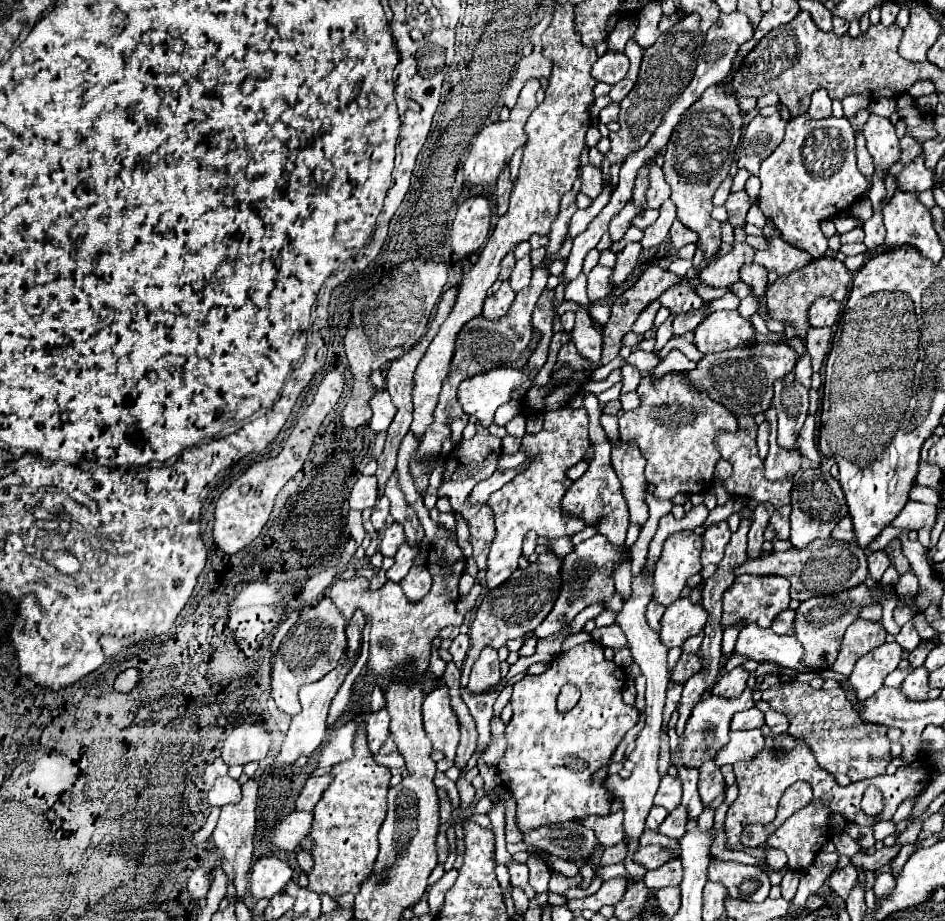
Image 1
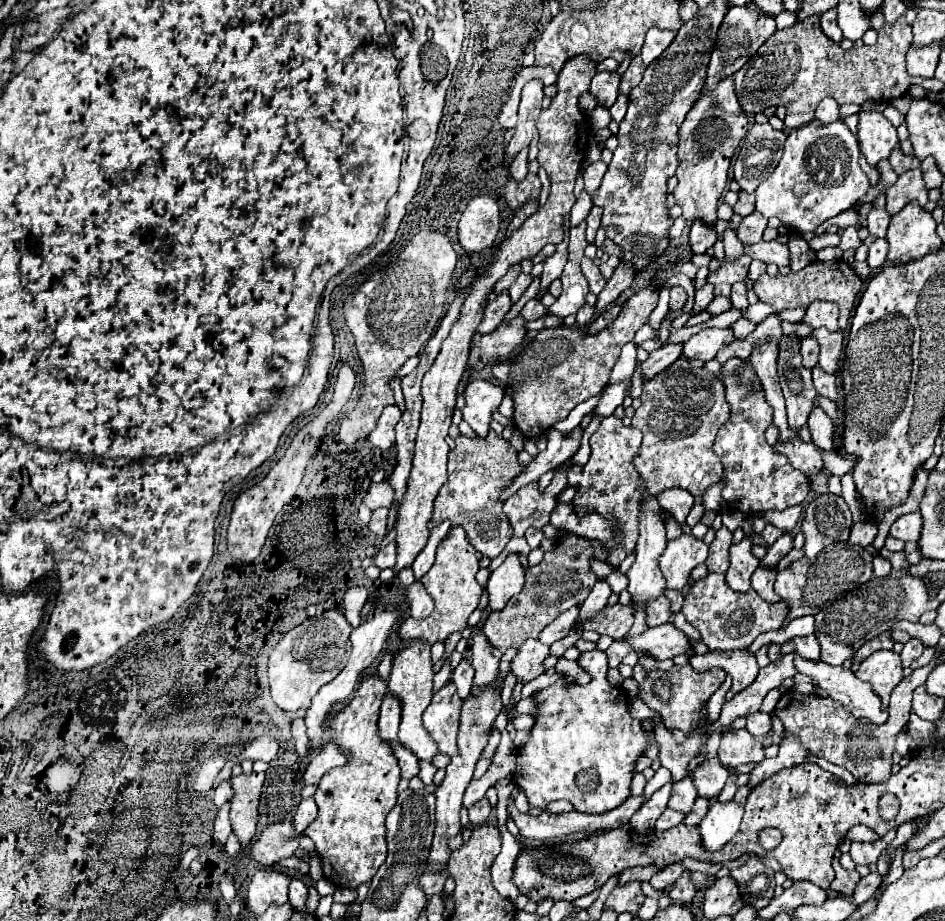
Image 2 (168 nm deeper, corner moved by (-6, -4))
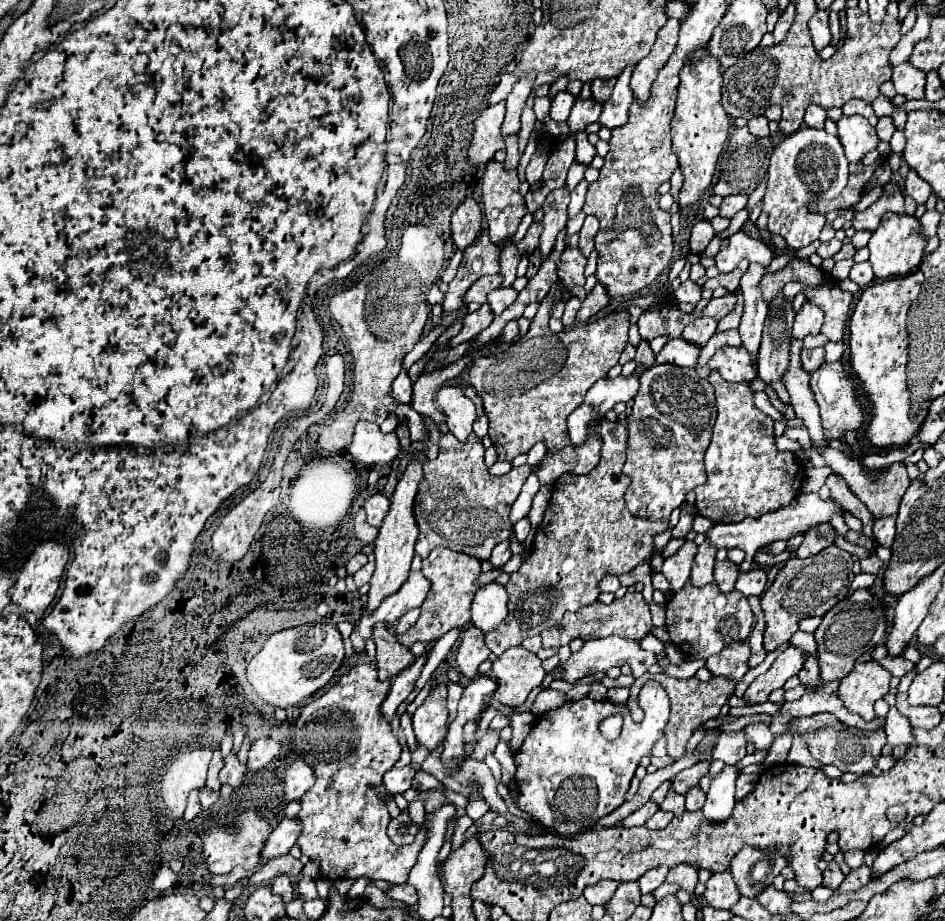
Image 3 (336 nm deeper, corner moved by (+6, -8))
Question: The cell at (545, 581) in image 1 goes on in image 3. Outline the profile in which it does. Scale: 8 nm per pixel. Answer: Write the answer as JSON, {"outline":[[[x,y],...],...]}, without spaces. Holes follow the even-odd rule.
{"outline":[[[598,421],[596,427],[602,439],[600,463],[586,475],[564,473],[554,483],[550,505],[540,523],[530,557],[510,575],[508,617],[504,625],[484,635],[486,647],[494,655],[502,655],[508,647],[520,645],[532,635],[560,623],[566,611],[578,611],[598,599],[598,581],[612,573],[630,573],[640,563],[648,561],[654,549],[654,535],[666,531],[668,519],[648,519],[632,515],[624,501],[630,477],[622,471],[628,451],[628,431],[622,423]]]}

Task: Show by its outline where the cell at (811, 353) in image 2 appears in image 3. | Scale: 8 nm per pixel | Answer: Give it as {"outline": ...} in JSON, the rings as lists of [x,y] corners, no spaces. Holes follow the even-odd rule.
{"outline":[[[822,347],[802,349],[800,361],[802,361],[802,369],[804,369],[806,373],[812,373],[812,371],[816,371],[816,369],[824,363],[824,349],[822,349]]]}

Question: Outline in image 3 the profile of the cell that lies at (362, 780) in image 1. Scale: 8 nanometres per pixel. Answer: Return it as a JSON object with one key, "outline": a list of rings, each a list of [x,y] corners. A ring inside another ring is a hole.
{"outline":[[[358,665],[344,673],[338,683],[334,683],[322,697],[312,699],[304,705],[300,717],[294,725],[294,743],[300,757],[314,769],[316,783],[300,799],[302,809],[298,813],[302,821],[302,835],[298,837],[298,847],[302,855],[312,861],[320,861],[322,879],[384,879],[392,883],[404,883],[408,871],[416,863],[416,855],[424,845],[424,829],[421,829],[410,845],[396,846],[386,835],[388,809],[380,797],[382,775],[400,759],[402,747],[392,735],[390,723],[380,715],[380,703],[388,693],[390,681],[378,681],[376,669],[372,665]]]}

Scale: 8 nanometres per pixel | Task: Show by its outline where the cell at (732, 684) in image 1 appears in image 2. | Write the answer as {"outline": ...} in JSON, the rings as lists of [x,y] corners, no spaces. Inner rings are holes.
{"outline":[[[710,651],[704,655],[695,654],[688,661],[696,672],[711,668],[724,669],[732,677],[732,693],[744,691],[758,675],[758,663],[750,651]]]}

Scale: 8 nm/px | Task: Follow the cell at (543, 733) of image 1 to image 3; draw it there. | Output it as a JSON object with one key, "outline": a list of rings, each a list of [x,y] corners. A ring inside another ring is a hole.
{"outline":[[[648,681],[640,690],[638,703],[644,710],[642,723],[634,723],[628,709],[622,705],[612,705],[608,699],[594,701],[590,697],[584,697],[580,701],[566,701],[562,707],[548,711],[536,719],[536,725],[528,733],[524,745],[516,753],[516,785],[520,789],[518,807],[526,813],[530,813],[542,827],[560,833],[564,837],[570,837],[580,831],[588,831],[592,823],[596,823],[600,817],[612,813],[620,803],[626,799],[628,785],[634,777],[634,771],[642,757],[648,757],[652,753],[654,743],[662,737],[662,729],[668,723],[670,713],[670,699],[661,685],[655,681]],[[610,715],[622,715],[624,725],[616,739],[608,741],[600,733],[600,723]]]}

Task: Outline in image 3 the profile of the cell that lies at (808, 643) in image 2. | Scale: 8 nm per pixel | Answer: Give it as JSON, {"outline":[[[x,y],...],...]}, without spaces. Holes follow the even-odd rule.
{"outline":[[[806,653],[806,655],[804,655],[804,667],[802,667],[802,671],[798,673],[798,679],[802,681],[802,685],[812,687],[812,689],[814,689],[814,687],[820,683],[816,655],[812,655],[812,653]]]}

